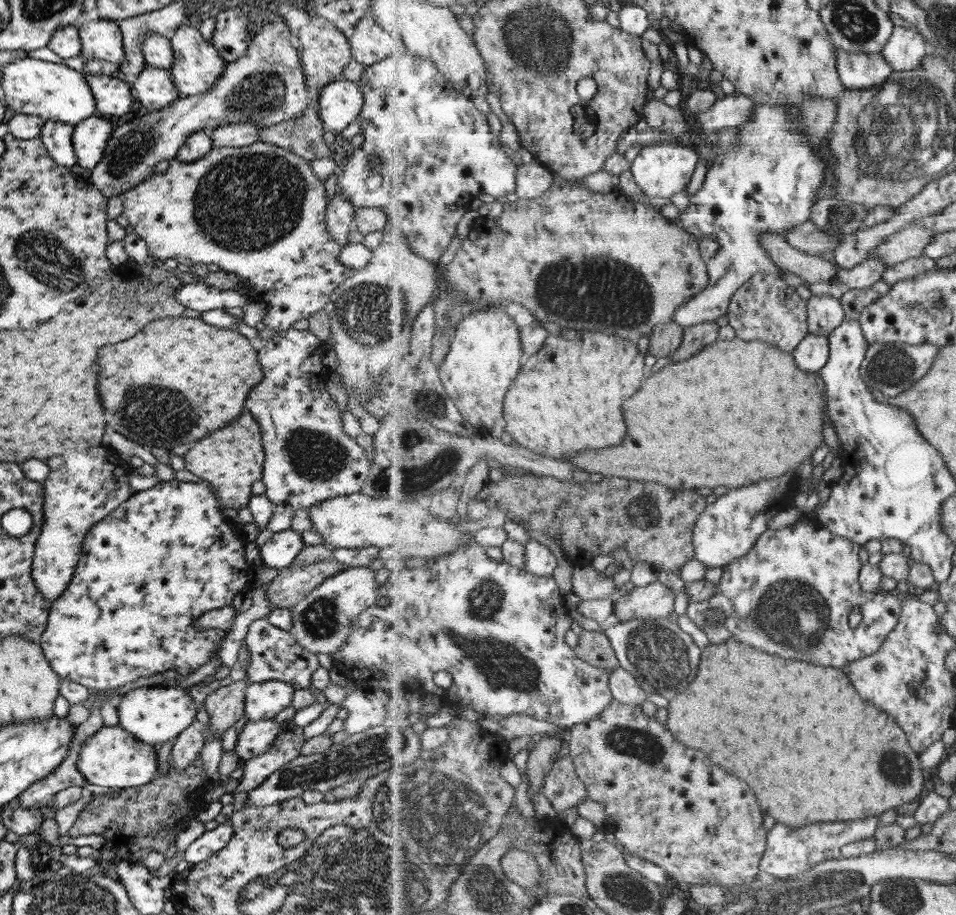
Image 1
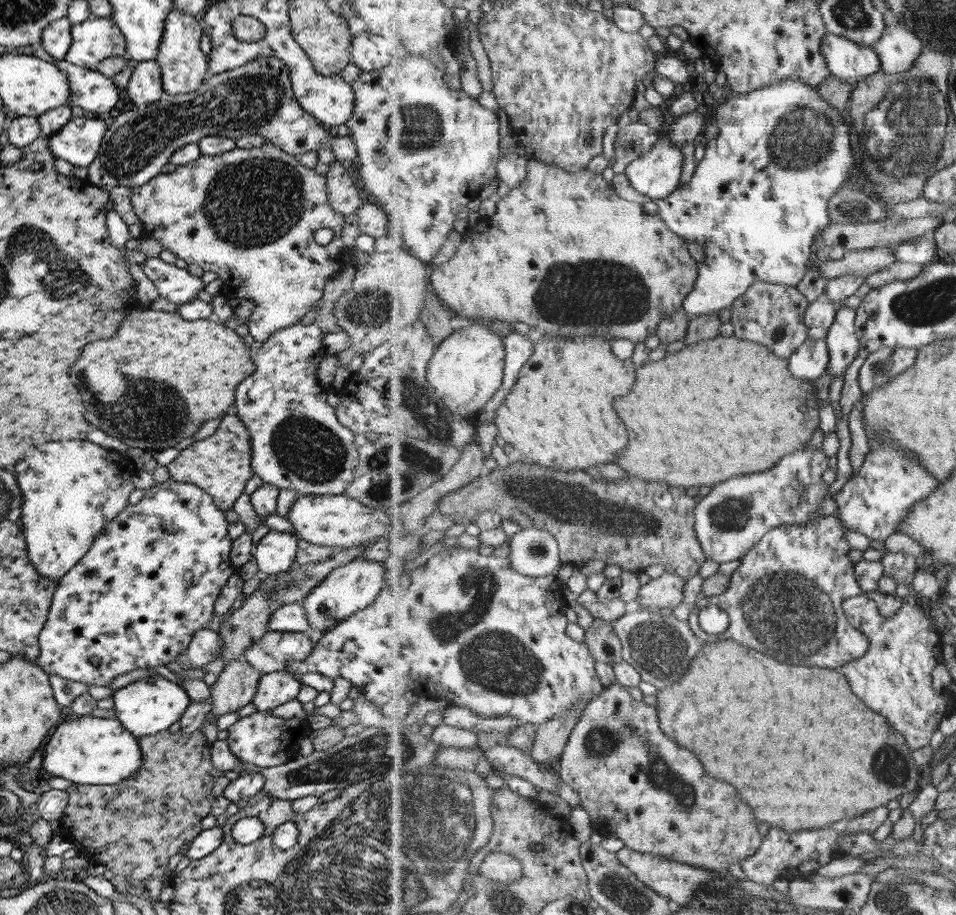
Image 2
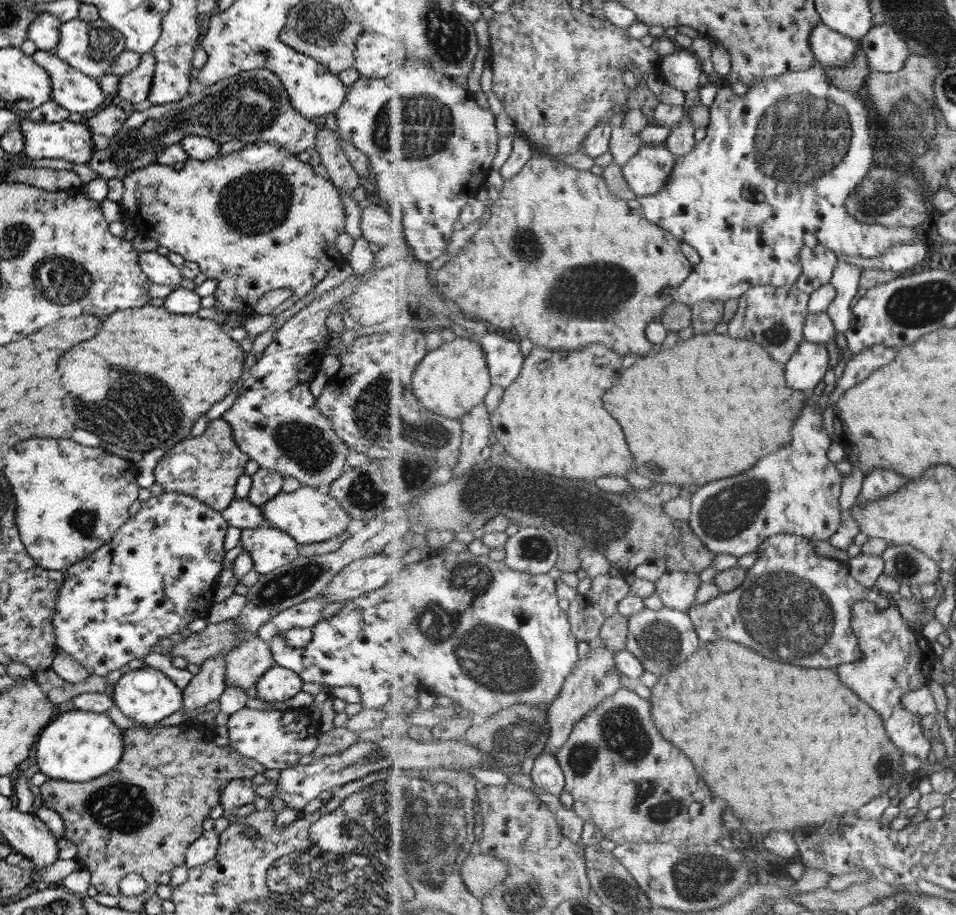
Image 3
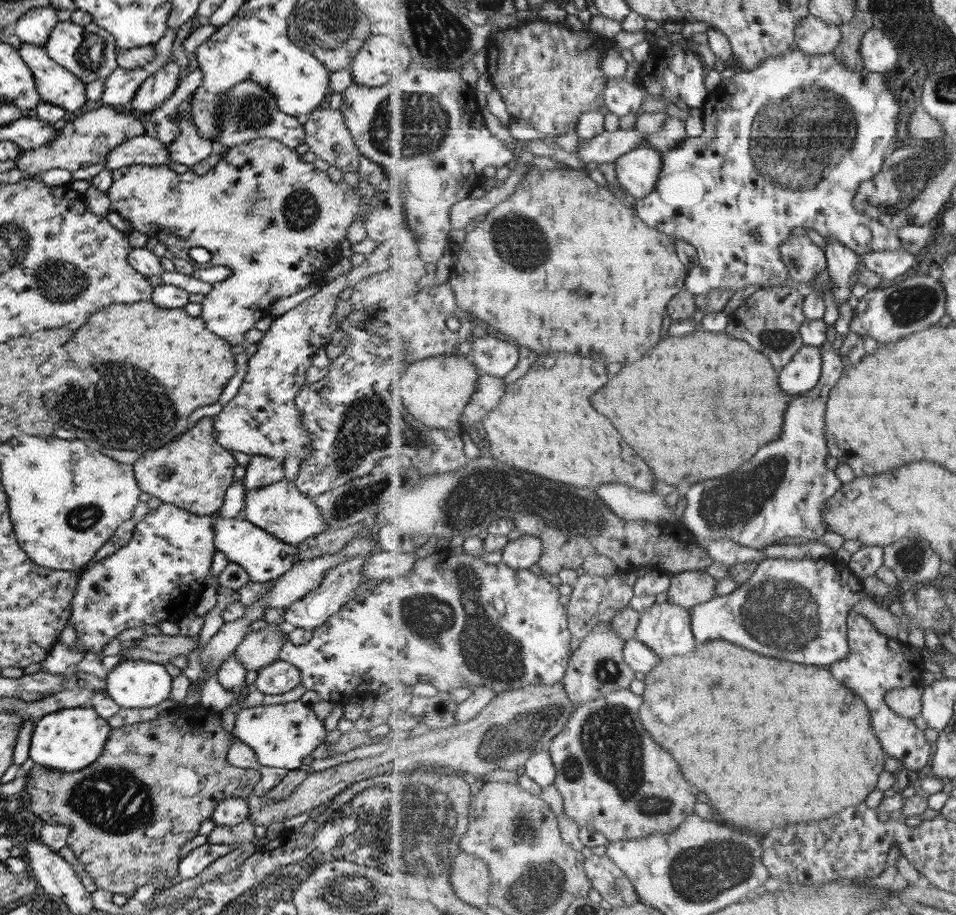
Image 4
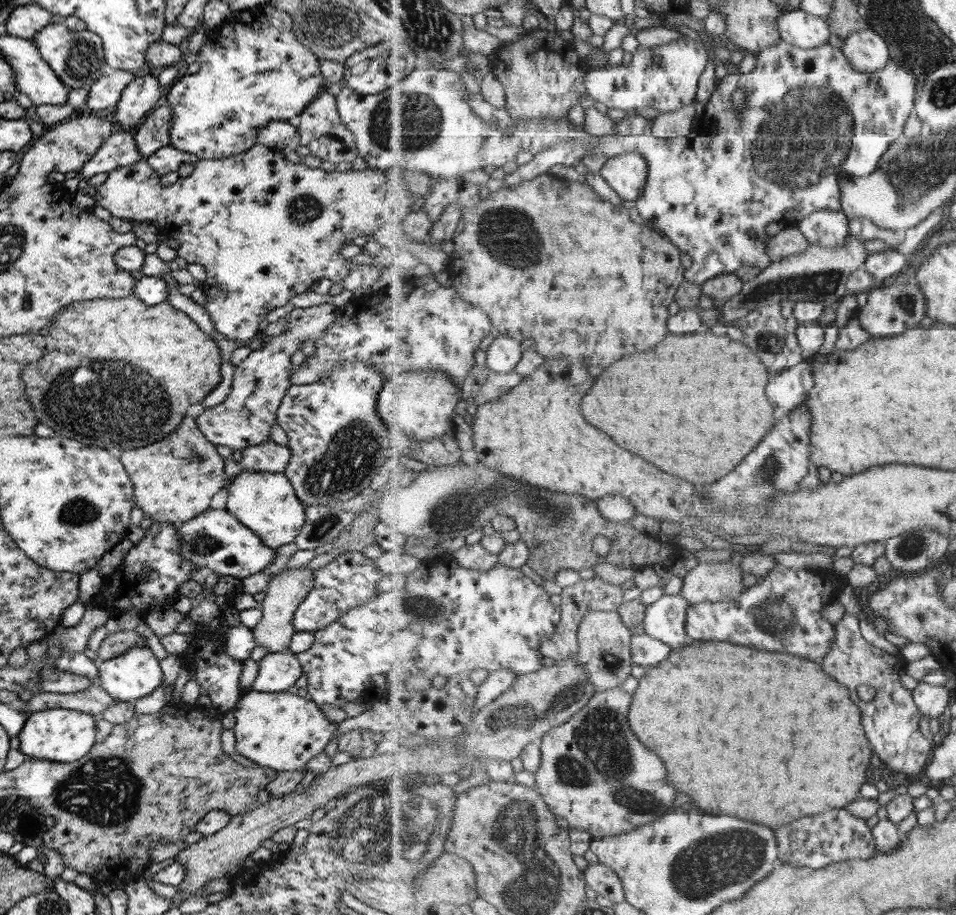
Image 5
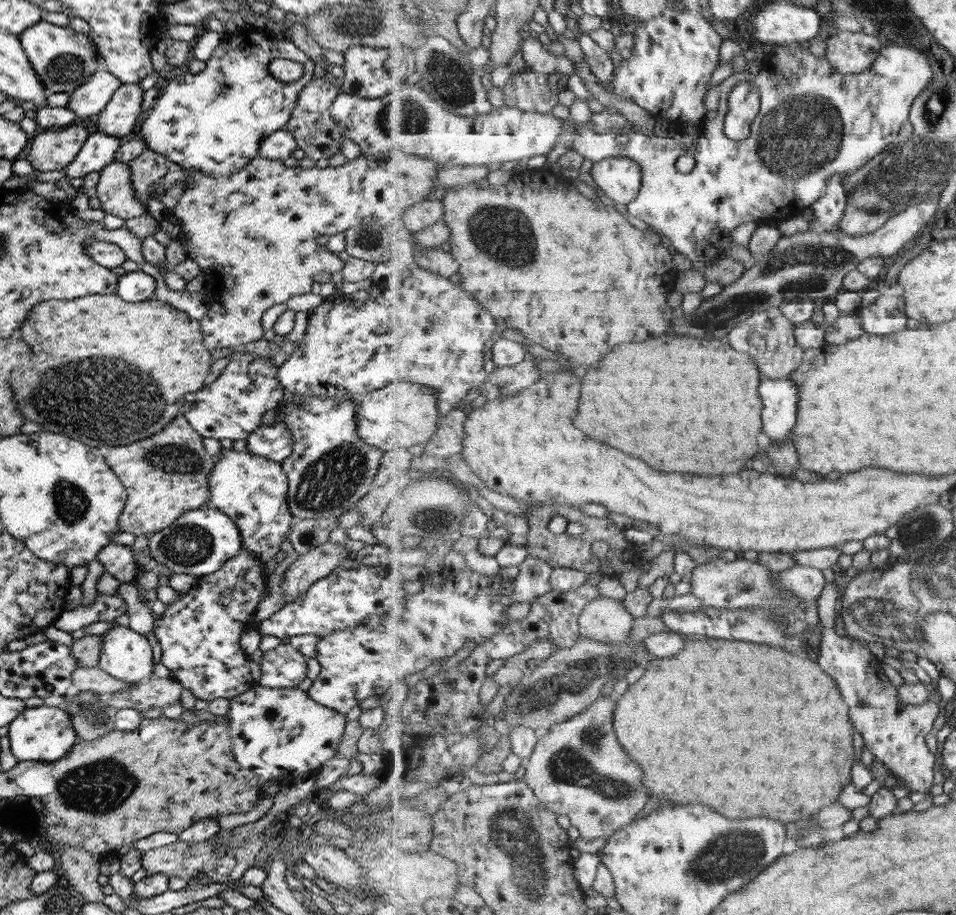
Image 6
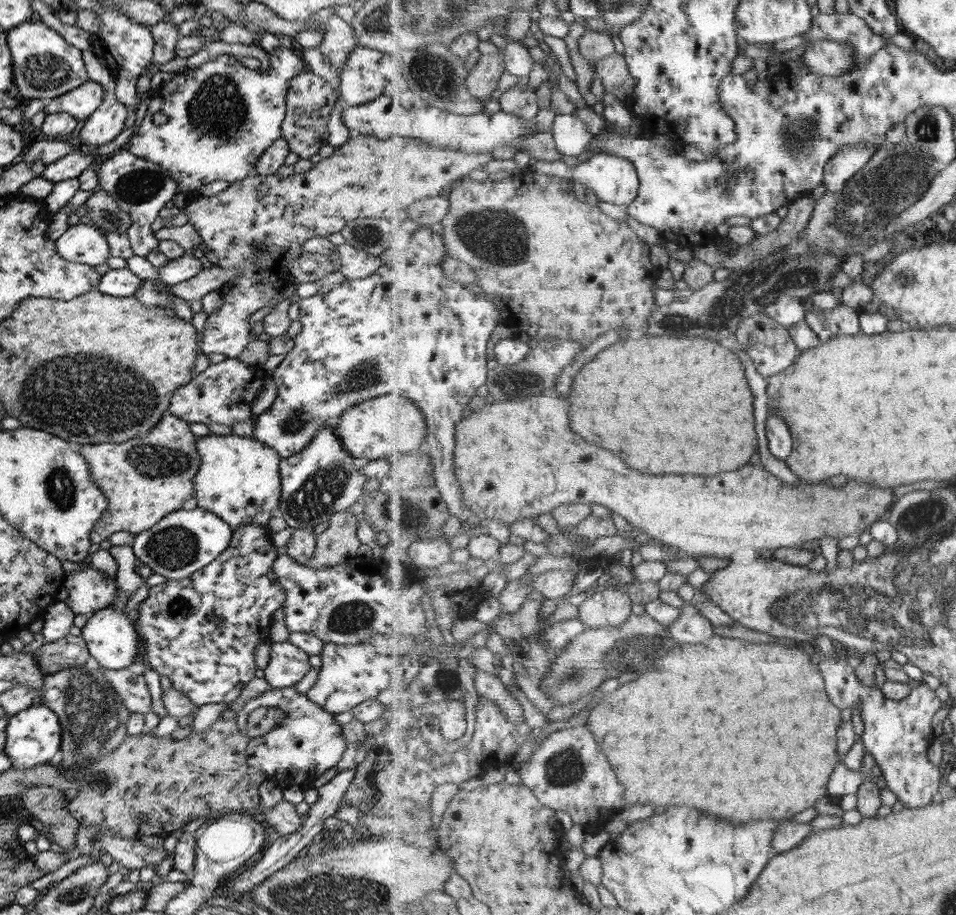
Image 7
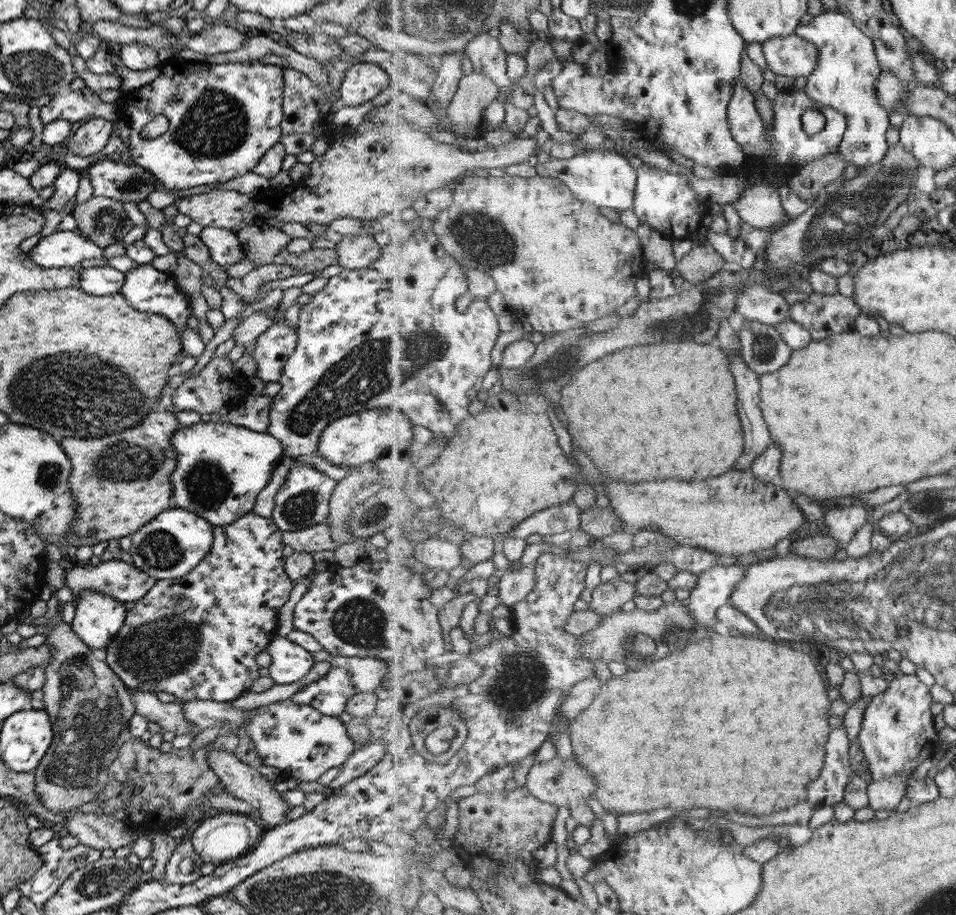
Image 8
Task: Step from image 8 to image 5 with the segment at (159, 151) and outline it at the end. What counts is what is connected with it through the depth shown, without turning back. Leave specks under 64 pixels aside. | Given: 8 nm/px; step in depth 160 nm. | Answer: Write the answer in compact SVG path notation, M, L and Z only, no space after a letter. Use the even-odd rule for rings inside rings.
M268 1L251 9L230 11L229 18L225 28L218 28L219 32L217 27L212 33L207 32L206 42L197 54L198 71L174 80L165 90L165 102L171 108L168 144L199 159L227 158L249 150L257 143L257 131L267 122L299 116L325 86L317 57L295 38L288 13L271 7Z

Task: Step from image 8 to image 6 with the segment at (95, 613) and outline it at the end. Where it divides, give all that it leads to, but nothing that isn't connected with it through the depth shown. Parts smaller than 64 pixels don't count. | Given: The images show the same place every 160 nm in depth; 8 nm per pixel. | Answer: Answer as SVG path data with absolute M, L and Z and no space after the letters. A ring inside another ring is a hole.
M113 625L110 629L100 634L100 651L98 663L96 664L103 672L112 677L137 684L151 678L153 666L157 665L156 652L151 646L149 639L142 634L131 630L123 625Z

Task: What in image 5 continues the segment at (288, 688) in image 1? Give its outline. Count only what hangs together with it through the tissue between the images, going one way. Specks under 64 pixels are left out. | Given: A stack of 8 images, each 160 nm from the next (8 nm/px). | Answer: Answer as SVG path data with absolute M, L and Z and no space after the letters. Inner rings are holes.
M275 651L259 661L257 676L250 686L257 692L283 692L291 688L301 676L302 668L294 653Z

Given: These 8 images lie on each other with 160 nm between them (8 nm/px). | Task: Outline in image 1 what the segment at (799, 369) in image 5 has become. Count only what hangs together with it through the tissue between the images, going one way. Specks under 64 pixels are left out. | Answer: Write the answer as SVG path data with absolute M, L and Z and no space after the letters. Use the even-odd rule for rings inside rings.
M809 334L794 350L797 366L806 372L820 373L830 359L830 340Z

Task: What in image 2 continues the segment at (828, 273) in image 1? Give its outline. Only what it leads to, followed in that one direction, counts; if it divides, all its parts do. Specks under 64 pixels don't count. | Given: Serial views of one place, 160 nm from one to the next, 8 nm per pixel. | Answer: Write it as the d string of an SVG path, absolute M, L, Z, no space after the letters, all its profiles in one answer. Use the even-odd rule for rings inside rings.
M881 246L847 250L846 255L842 259L825 262L818 262L810 259L807 262L807 270L811 267L817 267L829 280L849 274L869 276L869 274L873 274L873 272L877 272L878 270L881 270L881 268L885 268L889 266L889 264L895 262L895 256L891 253L891 249L891 246Z

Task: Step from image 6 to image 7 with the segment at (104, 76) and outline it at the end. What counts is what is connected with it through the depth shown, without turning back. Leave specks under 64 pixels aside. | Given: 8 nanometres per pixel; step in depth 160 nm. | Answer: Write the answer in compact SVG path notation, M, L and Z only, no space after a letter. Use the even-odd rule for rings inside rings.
M87 80L77 88L68 90L48 101L45 101L43 113L66 113L75 120L87 119L102 103L103 87Z

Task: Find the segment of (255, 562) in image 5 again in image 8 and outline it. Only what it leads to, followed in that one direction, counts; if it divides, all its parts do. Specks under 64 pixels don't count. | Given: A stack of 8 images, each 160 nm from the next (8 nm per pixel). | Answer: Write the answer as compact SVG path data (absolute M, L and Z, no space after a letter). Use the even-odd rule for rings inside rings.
M165 509L130 534L128 553L132 565L155 580L180 580L204 559L211 546L213 528L203 517L189 510Z

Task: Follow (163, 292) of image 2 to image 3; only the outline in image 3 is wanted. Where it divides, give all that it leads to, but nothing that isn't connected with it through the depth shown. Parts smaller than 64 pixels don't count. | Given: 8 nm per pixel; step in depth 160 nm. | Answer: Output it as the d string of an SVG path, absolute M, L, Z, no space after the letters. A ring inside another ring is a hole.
M155 251L140 252L137 264L151 283L169 285L173 290L179 287L182 278L179 269L169 263L165 255L159 255Z

